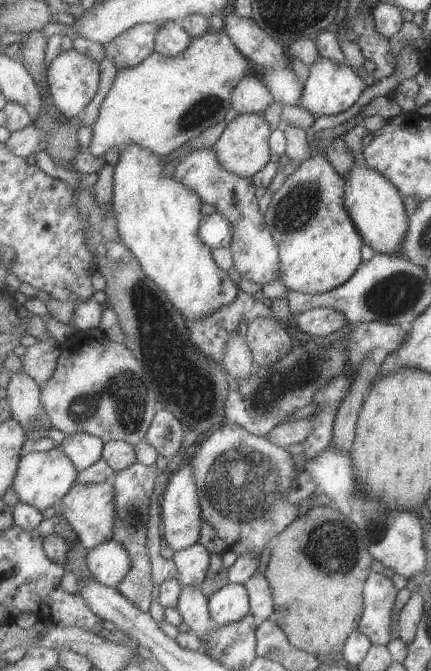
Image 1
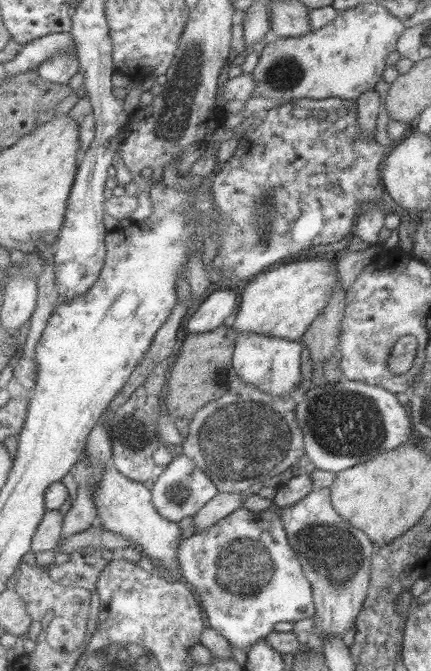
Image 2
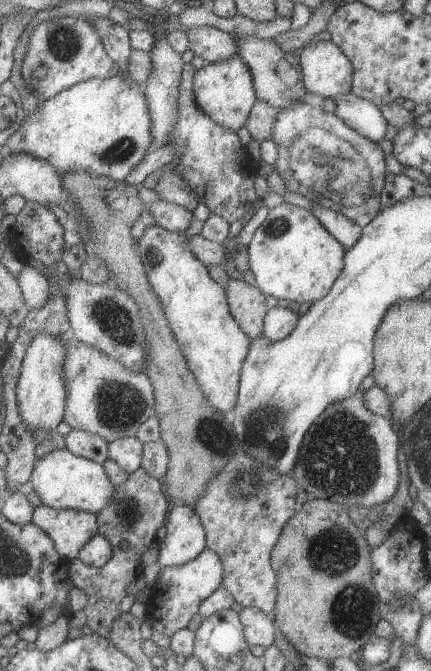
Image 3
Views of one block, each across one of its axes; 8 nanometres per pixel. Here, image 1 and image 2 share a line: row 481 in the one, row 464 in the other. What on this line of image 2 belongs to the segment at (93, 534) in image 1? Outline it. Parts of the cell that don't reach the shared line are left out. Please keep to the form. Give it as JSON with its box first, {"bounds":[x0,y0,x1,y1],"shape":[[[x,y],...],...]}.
{"bounds":[93,464,184,582],"shape":[[[105,464],[105,474],[101,484],[93,488],[95,505],[97,505],[97,524],[103,528],[127,536],[131,544],[141,548],[151,560],[161,560],[161,568],[170,570],[176,581],[184,582],[179,567],[179,546],[183,541],[183,530],[177,522],[166,519],[154,505],[152,489],[149,490],[143,482],[137,482],[121,474],[115,464]]]}

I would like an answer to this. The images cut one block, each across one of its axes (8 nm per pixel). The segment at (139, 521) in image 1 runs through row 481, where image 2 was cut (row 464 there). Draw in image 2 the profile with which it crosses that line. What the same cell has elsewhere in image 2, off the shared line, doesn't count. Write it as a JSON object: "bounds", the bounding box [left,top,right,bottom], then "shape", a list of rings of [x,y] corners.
{"bounds":[107,356,178,483],"shape":[[[178,356],[167,357],[147,378],[145,385],[131,394],[131,399],[127,400],[121,408],[117,408],[109,414],[107,427],[109,427],[113,444],[113,464],[121,471],[121,474],[127,475],[127,478],[131,480],[137,482],[151,480],[155,483],[159,476],[165,472],[166,466],[157,466],[153,460],[153,454],[161,446],[158,438],[157,419],[164,412],[165,393],[168,391],[167,374],[171,375],[177,360]]]}

